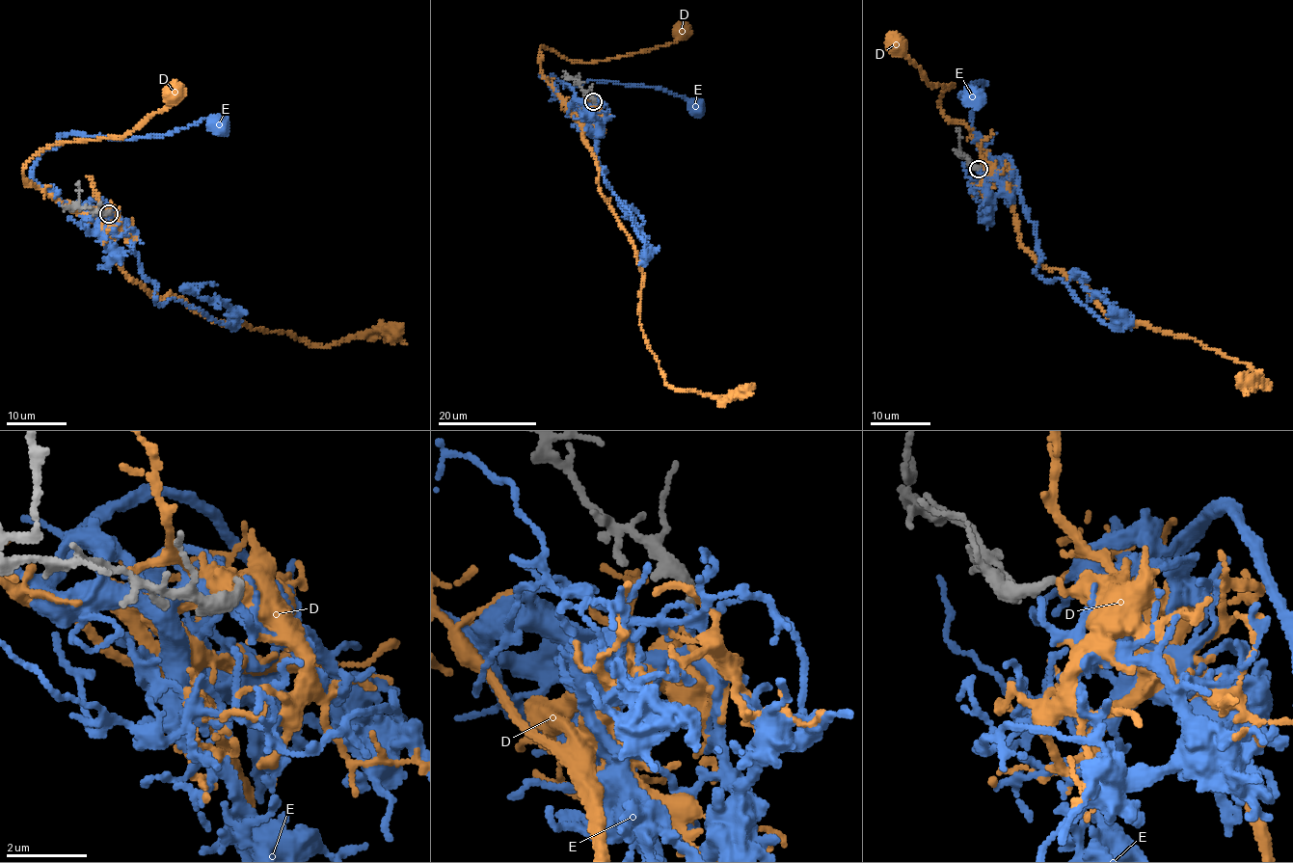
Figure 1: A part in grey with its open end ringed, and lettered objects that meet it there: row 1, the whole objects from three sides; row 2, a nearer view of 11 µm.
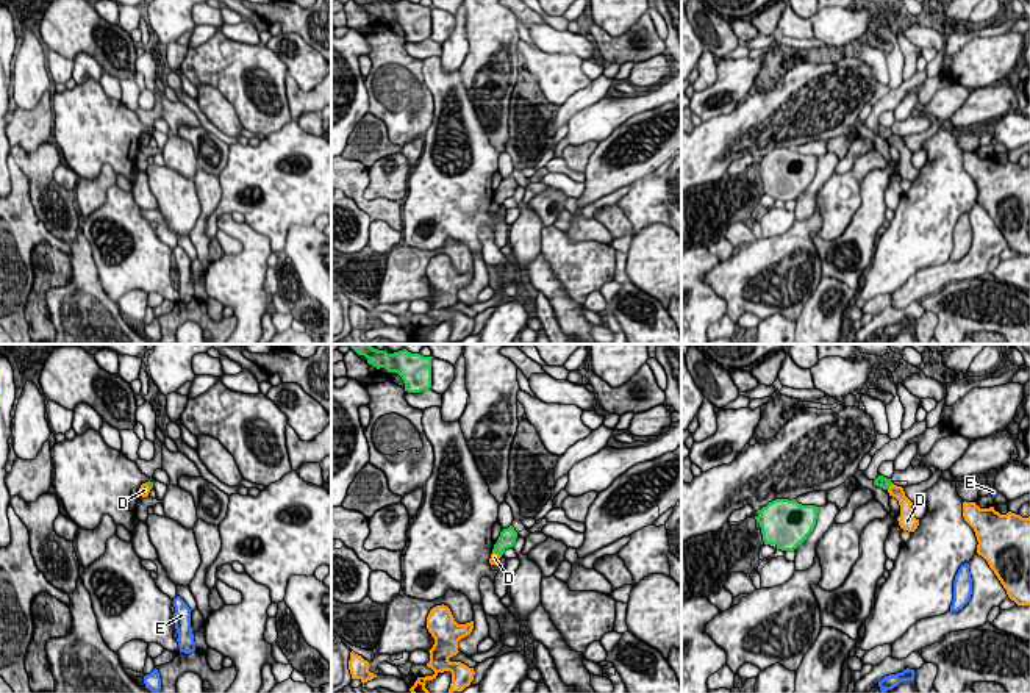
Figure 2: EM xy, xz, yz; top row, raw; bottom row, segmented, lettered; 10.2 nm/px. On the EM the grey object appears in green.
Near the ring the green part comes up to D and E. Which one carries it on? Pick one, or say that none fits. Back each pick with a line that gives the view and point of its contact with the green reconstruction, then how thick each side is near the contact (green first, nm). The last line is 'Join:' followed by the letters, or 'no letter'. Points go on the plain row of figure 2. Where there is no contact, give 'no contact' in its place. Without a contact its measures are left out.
E: no contact
Join: E

